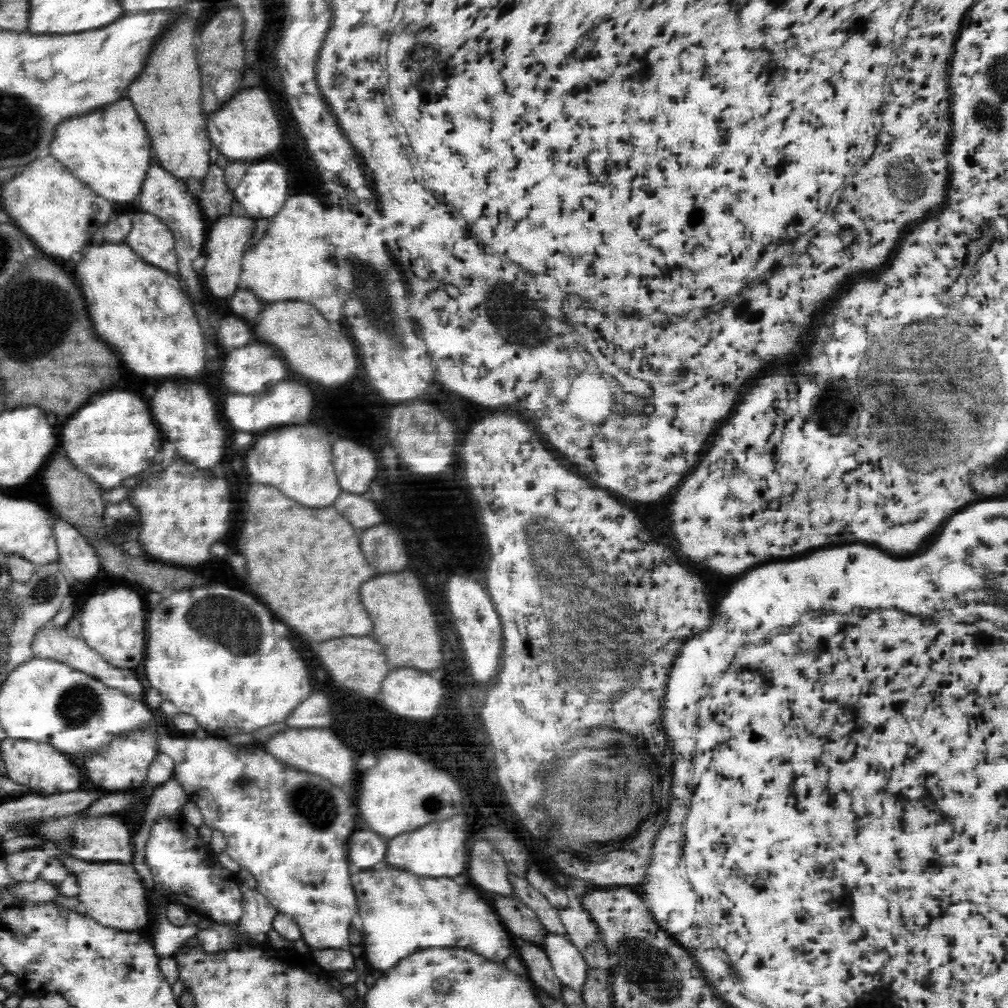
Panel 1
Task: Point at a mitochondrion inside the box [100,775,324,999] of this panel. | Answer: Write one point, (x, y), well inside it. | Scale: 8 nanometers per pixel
(127, 966)

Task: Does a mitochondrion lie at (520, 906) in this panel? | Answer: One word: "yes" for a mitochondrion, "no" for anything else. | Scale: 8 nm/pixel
yes

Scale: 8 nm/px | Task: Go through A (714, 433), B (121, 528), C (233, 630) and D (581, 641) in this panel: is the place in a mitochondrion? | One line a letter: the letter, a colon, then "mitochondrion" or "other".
A: other
B: mitochondrion
C: mitochondrion
D: mitochondrion

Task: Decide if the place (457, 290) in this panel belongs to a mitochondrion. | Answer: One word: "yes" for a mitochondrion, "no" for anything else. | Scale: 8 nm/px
no

